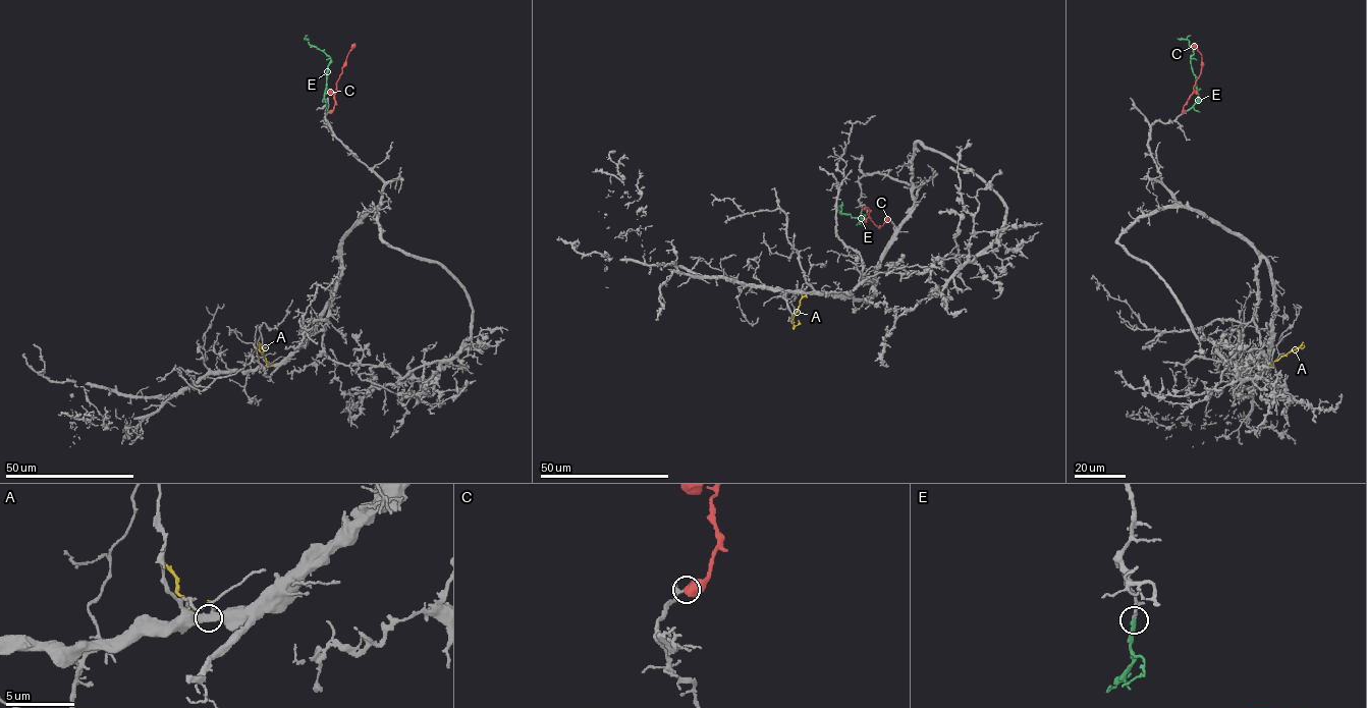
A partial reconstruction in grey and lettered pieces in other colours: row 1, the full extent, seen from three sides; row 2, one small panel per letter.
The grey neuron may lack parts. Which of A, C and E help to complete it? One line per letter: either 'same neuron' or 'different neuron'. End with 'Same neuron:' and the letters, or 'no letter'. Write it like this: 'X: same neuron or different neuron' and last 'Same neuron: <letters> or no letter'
A: different neuron
C: different neuron
E: same neuron
Same neuron: E

